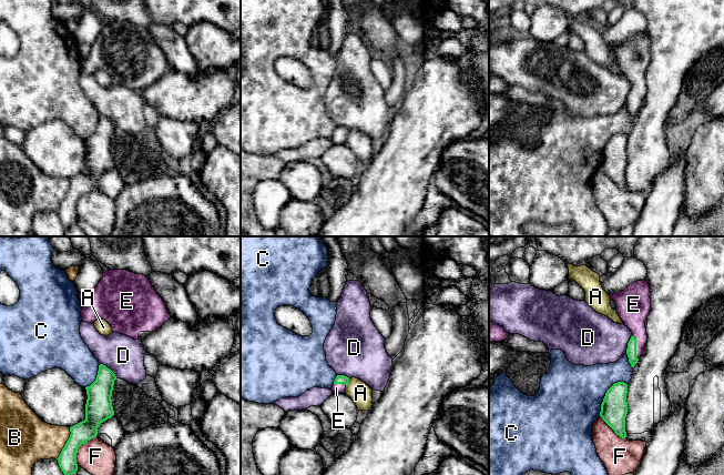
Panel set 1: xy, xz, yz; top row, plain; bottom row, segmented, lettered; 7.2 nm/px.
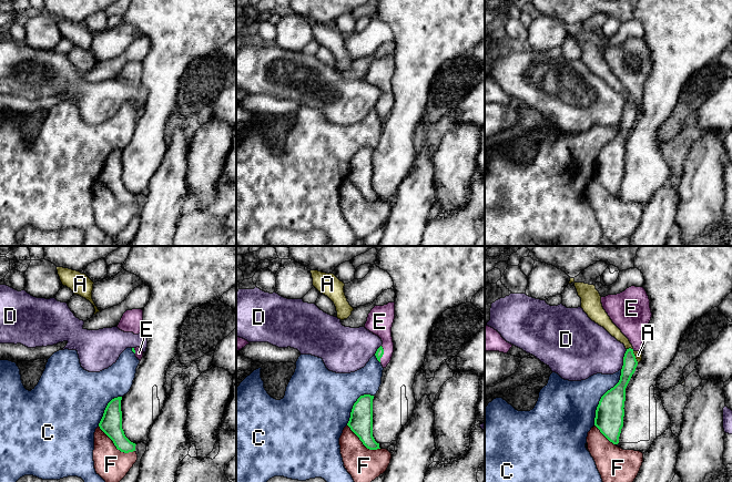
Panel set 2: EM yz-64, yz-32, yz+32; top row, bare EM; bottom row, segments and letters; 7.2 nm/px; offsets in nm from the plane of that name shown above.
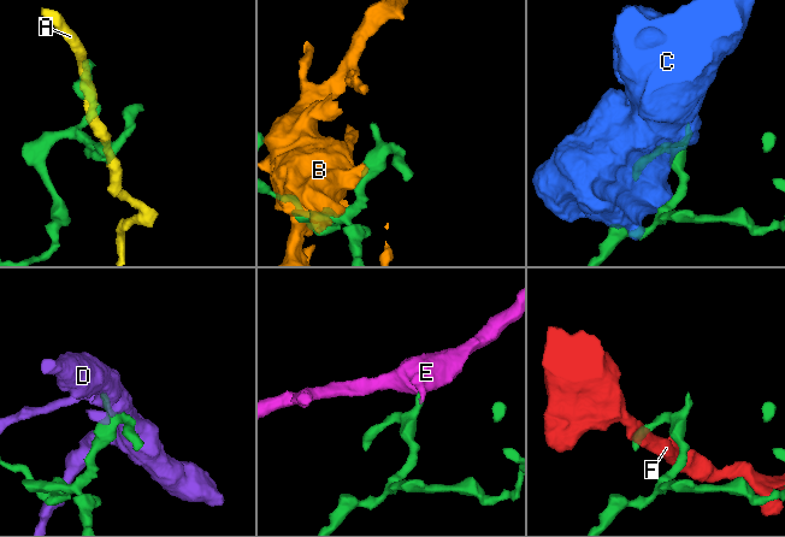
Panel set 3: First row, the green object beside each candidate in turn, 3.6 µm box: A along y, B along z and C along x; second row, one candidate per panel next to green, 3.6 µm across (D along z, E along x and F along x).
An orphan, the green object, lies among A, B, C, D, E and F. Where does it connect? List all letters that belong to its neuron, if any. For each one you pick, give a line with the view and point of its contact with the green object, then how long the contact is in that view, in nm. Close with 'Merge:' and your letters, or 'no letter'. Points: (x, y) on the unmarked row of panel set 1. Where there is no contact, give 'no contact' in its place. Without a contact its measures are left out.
E: contact yz (635, 98); length 190 nm
Merge: E

